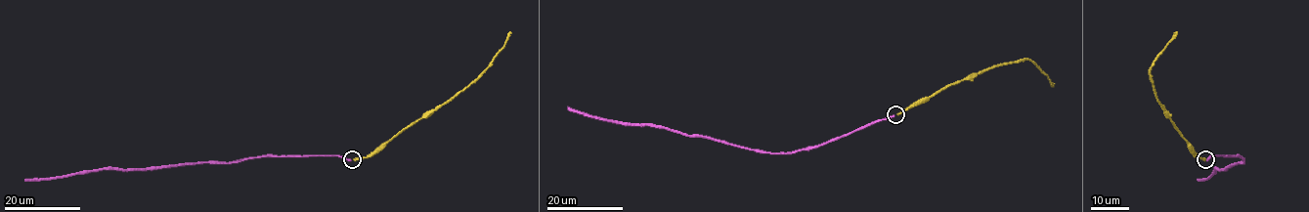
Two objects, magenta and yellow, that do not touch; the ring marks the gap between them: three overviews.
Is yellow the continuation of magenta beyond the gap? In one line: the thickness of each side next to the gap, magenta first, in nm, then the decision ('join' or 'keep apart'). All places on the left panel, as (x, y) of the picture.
300/320 nm | join

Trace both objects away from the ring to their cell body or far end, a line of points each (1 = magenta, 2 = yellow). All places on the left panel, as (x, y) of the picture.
1: (351, 159), (336, 156), (263, 156), (160, 168), (84, 170), (24, 180)
2: (354, 159), (379, 151), (406, 128), (427, 117), (463, 90), (488, 66), (503, 46), (509, 31)

